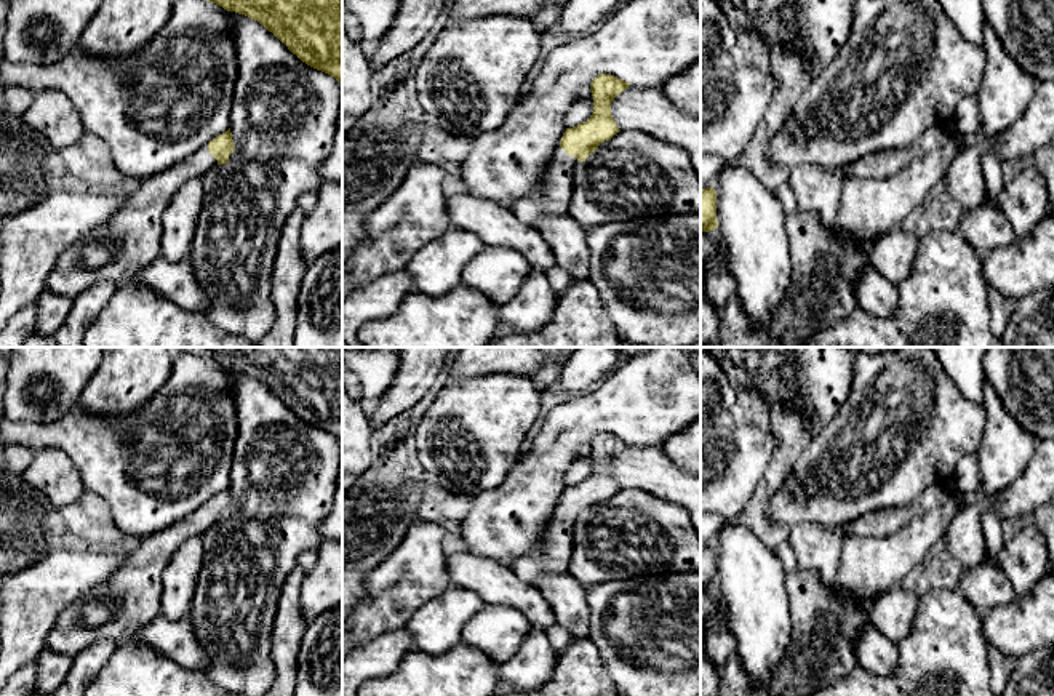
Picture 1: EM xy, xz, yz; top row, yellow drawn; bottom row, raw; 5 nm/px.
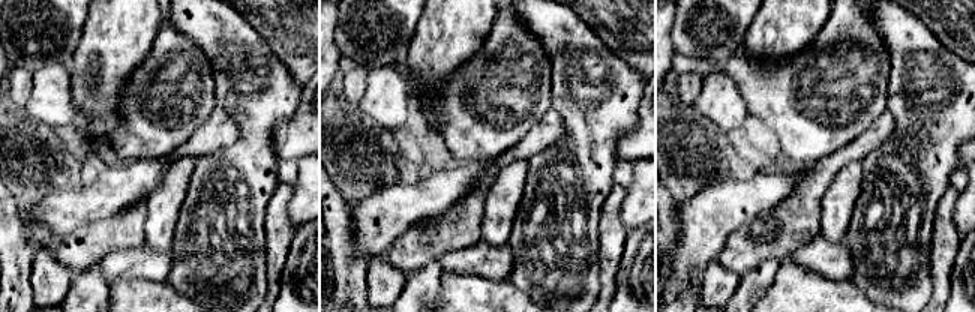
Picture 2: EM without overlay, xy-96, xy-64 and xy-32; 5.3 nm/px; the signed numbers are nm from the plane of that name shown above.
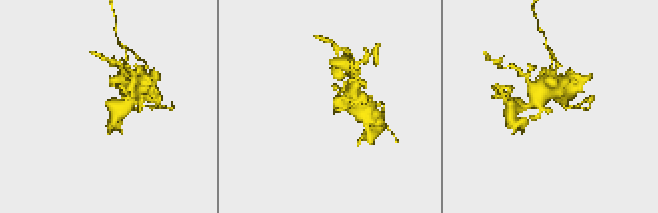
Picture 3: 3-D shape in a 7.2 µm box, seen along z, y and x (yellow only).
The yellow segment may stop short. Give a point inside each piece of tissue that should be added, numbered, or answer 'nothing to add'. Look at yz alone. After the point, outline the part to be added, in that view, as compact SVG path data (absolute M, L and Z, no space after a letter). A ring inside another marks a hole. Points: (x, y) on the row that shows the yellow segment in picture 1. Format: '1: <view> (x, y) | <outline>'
nothing to add

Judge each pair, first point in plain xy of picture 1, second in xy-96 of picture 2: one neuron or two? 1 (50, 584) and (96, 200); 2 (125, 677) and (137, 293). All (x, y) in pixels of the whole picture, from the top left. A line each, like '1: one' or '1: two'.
1: one
2: one

